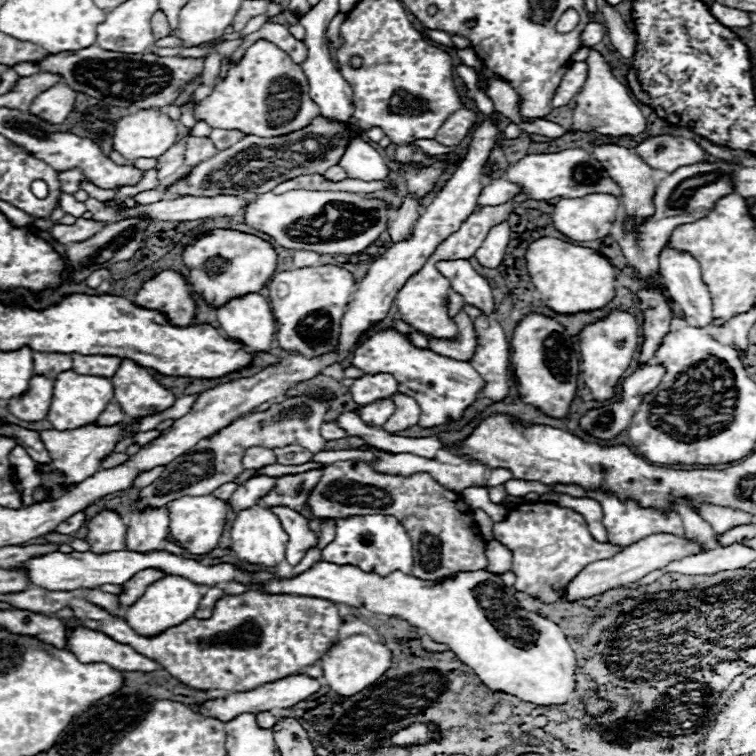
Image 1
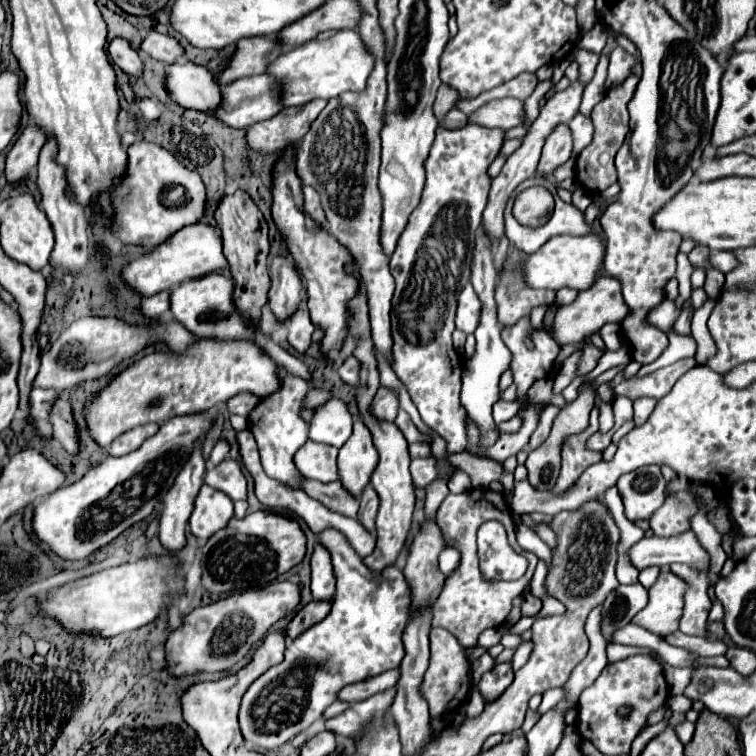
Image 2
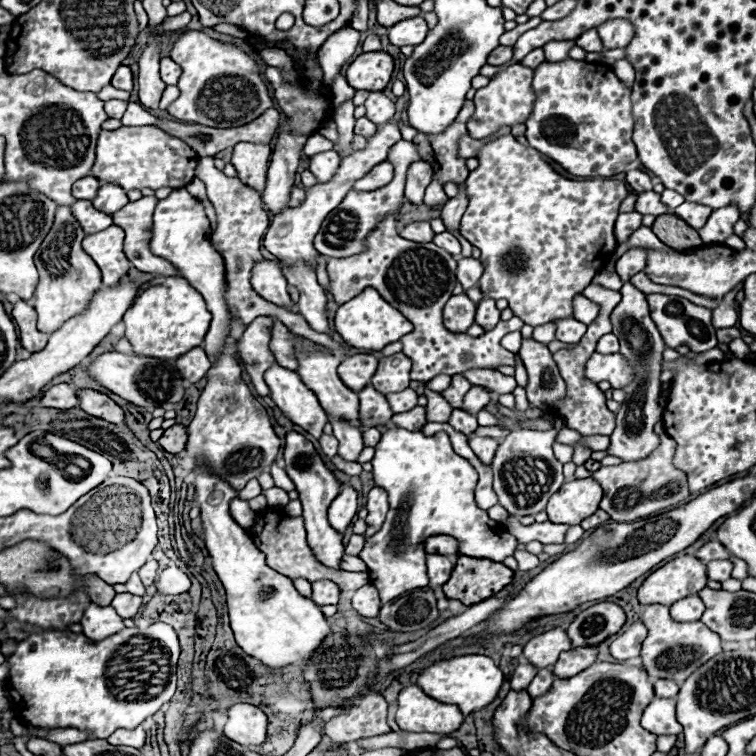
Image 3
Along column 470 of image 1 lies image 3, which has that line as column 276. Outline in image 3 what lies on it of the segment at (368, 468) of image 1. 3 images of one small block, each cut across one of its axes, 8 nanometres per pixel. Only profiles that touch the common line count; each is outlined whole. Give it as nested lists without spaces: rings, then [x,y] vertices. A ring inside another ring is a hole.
[[[266,508],[258,514],[258,520],[252,528],[252,538],[256,540],[256,546],[266,554],[266,564],[272,570],[276,570],[288,578],[306,578],[310,582],[332,580],[340,586],[342,592],[354,592],[360,586],[366,586],[370,582],[368,574],[346,574],[342,570],[330,570],[324,564],[320,564],[314,558],[310,546],[306,544],[306,530],[304,530],[304,518],[302,516],[292,518],[292,516],[286,516],[284,510]]]

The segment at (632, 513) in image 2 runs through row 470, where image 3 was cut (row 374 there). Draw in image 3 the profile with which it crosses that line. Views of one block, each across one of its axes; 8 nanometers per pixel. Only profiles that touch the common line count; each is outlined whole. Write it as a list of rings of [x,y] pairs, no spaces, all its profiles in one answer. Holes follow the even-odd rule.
[[[630,282],[622,286],[622,302],[612,312],[612,326],[614,334],[620,338],[620,354],[628,360],[630,368],[634,370],[634,378],[622,390],[626,398],[616,412],[616,428],[610,434],[610,448],[612,456],[622,458],[624,462],[634,462],[646,458],[658,444],[660,438],[654,434],[654,424],[662,418],[662,408],[658,406],[660,396],[660,372],[662,372],[662,352],[666,348],[656,324],[650,318],[650,310],[646,304],[646,294],[634,288]]]

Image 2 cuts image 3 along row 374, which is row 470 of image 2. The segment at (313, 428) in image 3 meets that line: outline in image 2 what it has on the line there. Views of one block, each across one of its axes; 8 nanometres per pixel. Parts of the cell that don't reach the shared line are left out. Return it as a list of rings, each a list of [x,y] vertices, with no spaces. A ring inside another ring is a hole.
[[[278,368],[278,374],[282,376],[282,380],[286,380],[286,384],[278,390],[278,394],[266,396],[266,400],[260,400],[260,404],[248,416],[248,426],[252,434],[256,432],[256,442],[262,456],[264,472],[270,478],[296,490],[302,486],[302,480],[304,480],[304,476],[294,466],[294,454],[308,440],[308,422],[300,418],[300,412],[304,408],[304,400],[308,394],[308,384],[302,378],[288,374],[286,368]]]

